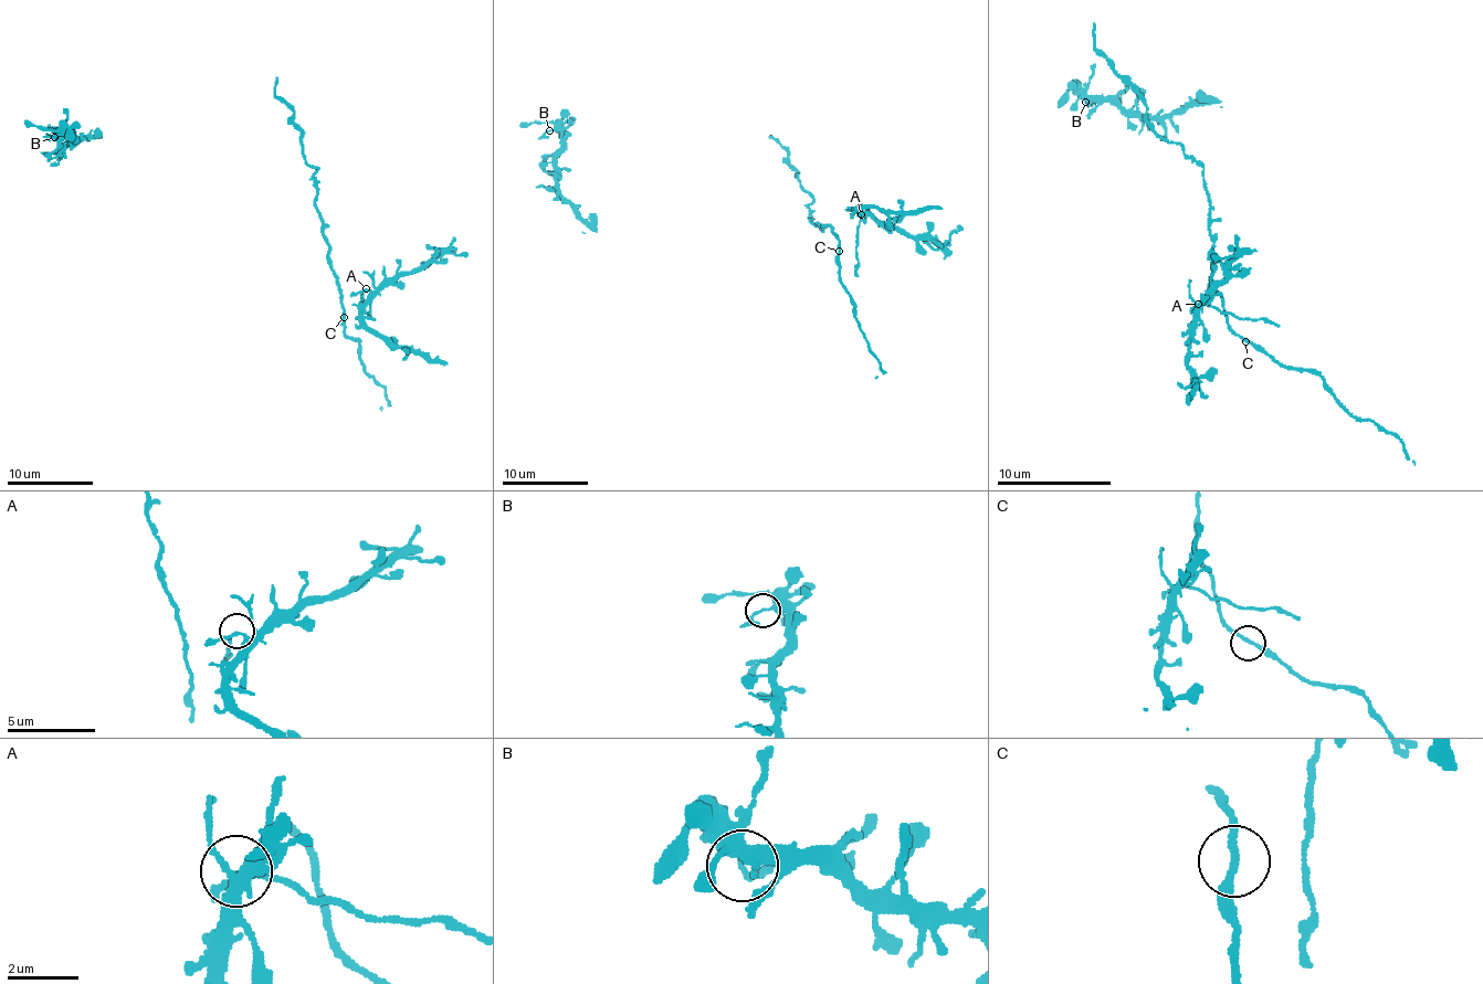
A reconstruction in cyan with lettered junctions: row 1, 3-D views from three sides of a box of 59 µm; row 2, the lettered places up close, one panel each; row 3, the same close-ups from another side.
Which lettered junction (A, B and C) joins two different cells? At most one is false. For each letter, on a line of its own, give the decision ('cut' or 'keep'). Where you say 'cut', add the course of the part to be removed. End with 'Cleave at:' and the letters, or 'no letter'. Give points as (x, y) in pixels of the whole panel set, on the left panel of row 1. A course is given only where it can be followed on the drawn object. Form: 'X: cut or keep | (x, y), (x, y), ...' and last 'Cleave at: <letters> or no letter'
A: cut | (366, 289), (364, 304)
B: keep
C: keep
Cleave at: A

